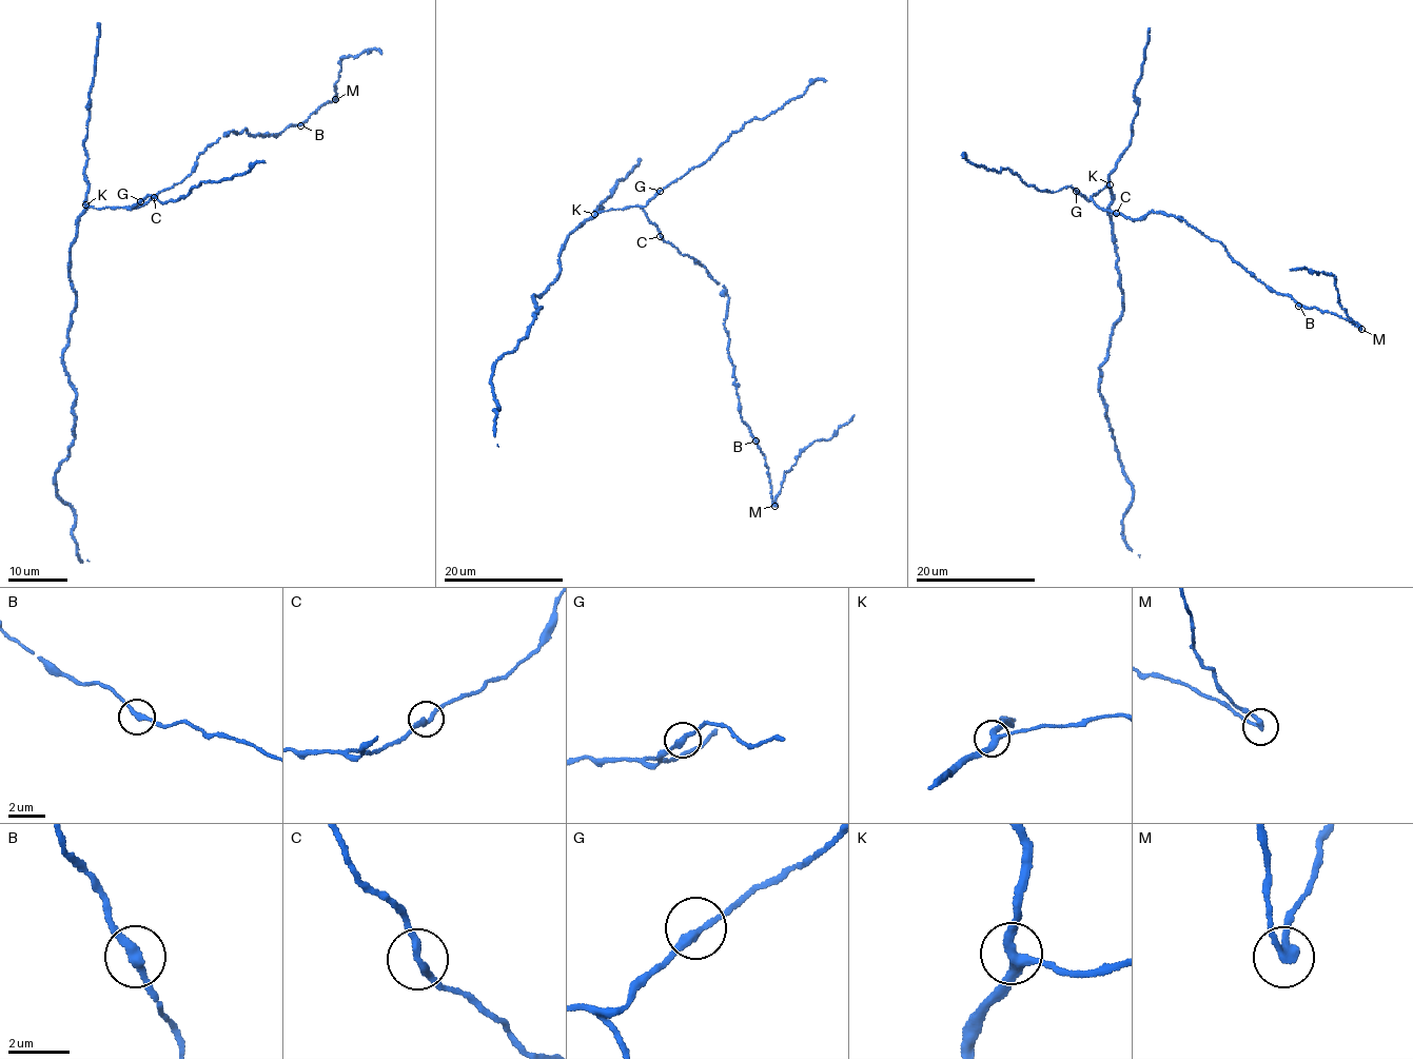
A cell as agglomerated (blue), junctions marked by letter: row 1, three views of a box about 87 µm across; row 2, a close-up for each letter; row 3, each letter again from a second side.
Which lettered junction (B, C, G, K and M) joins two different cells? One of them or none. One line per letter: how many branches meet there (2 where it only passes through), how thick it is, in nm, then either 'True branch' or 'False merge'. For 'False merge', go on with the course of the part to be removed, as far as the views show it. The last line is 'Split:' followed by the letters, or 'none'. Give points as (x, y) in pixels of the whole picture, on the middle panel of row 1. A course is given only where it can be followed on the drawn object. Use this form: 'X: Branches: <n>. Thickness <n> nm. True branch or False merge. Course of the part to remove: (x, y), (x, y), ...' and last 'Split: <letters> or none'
B: Branches: 2. Thickness 260 nm. True branch
C: Branches: 2. Thickness 240 nm. True branch
G: Branches: 2. Thickness 260 nm. True branch
K: Branches: 3. Thickness 280 nm. True branch
M: Branches: 2. Thickness 260 nm. False merge. Course of the part to remove: (774, 506), (786, 472), (799, 455), (816, 440), (828, 440), (854, 414)
Split: M

